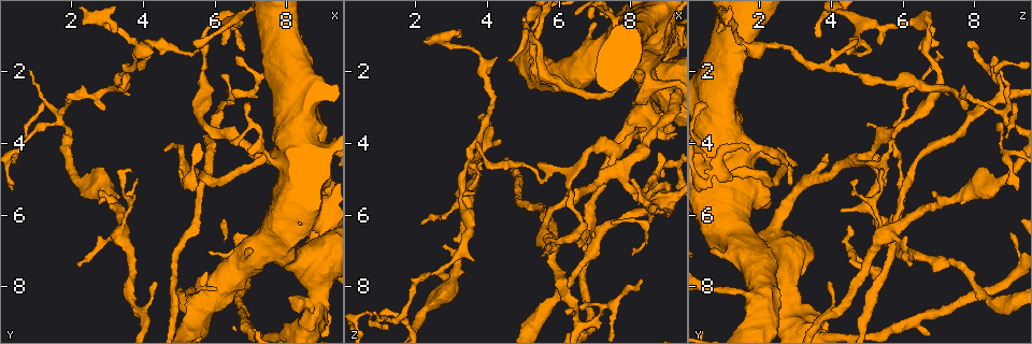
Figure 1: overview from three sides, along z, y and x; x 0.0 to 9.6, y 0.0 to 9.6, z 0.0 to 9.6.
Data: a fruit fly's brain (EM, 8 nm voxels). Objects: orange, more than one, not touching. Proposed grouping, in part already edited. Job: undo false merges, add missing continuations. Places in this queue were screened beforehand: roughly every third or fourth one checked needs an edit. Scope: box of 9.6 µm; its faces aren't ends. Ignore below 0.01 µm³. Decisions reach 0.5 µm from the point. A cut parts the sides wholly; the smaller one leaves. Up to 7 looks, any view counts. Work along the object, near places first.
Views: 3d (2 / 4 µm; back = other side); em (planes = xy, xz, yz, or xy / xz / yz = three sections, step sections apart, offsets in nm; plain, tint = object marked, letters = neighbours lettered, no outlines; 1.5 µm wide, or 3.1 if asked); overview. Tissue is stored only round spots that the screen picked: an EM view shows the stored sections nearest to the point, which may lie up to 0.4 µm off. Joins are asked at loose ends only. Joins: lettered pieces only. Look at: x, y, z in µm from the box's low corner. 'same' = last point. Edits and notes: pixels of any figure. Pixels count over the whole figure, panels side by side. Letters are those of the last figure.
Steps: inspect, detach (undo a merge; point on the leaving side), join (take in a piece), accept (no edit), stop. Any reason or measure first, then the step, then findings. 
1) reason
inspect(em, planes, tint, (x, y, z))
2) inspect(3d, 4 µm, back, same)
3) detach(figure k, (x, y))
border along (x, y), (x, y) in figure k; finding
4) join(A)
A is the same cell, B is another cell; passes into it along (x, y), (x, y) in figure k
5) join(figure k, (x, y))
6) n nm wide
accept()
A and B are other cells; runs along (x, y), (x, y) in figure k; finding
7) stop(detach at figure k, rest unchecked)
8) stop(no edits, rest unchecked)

branch point
inspect(em, yz, step 8, letters, (6.90, 8.95, 6.35))

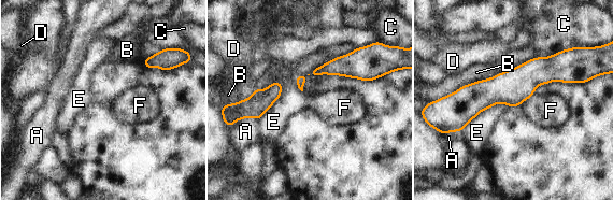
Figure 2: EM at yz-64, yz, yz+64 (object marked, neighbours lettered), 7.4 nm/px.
another direction
inspect(em, planes, letters, same)

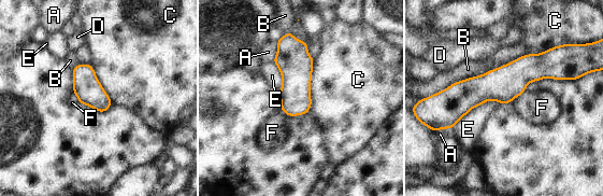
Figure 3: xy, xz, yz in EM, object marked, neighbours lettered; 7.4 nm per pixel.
200 nm wide
accept()
A, B, C, D, E and F are other cells; border along (313, 57), (311, 108), (307, 112) in figure 3; one neuron here

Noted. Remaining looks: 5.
inspect(em, planes, plain, (8.90, 6.50, 5.60))

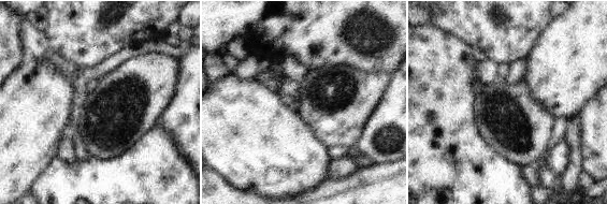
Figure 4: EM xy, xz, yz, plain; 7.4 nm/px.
inspect(em, planes, tint, same)

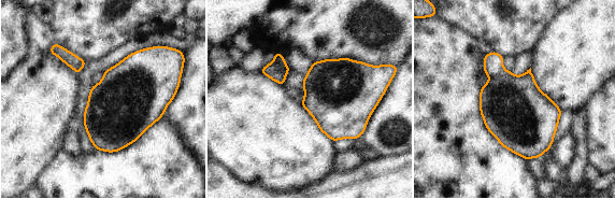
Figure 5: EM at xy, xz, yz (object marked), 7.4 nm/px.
inspect(em, planes, letters, same)

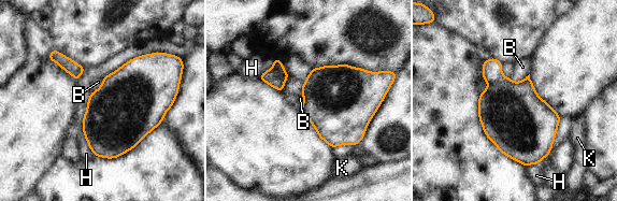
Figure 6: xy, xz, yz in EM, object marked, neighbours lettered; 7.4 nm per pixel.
H touches over 220 nm
detach(figure 6, (508, 111))
B, H and K are other cells; a second neuron is stuck on

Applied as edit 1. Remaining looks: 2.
stop(detach at figure 6, rest unchecked)

